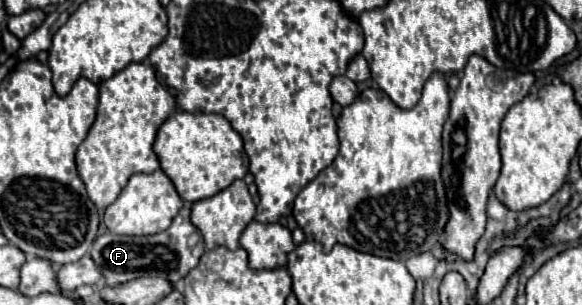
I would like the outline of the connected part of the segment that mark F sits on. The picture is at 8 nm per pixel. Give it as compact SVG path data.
M182 208L178 216L174 218L172 226L160 234L152 236L118 236L112 232L106 232L98 236L92 244L90 256L96 262L98 270L104 274L106 284L114 286L120 282L128 282L140 276L158 276L166 278L170 282L180 282L186 278L186 274L198 266L200 256L204 254L204 240L200 230L190 222L190 208Z

